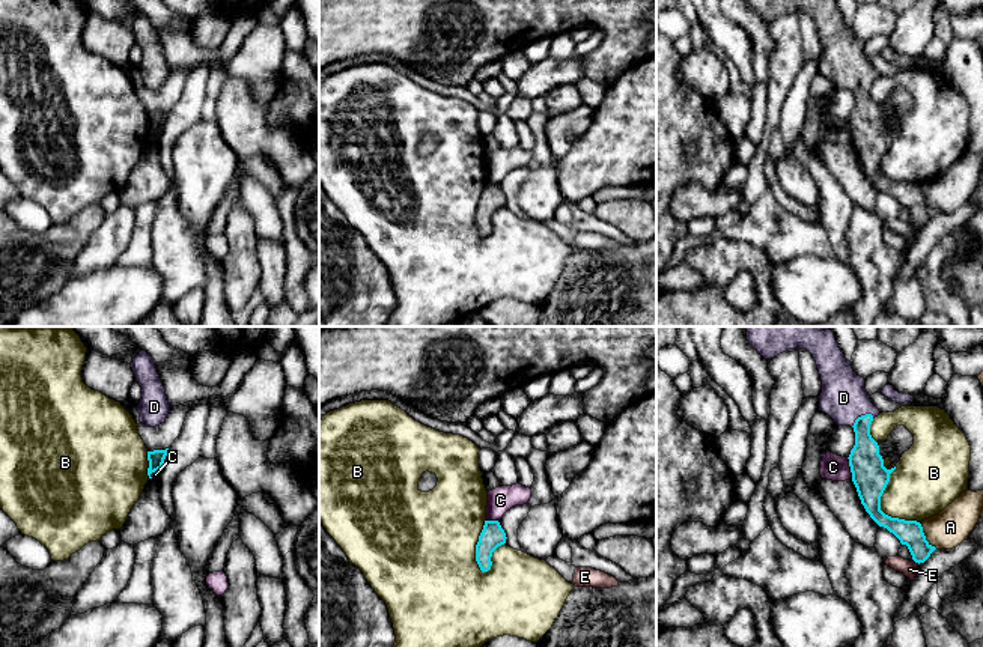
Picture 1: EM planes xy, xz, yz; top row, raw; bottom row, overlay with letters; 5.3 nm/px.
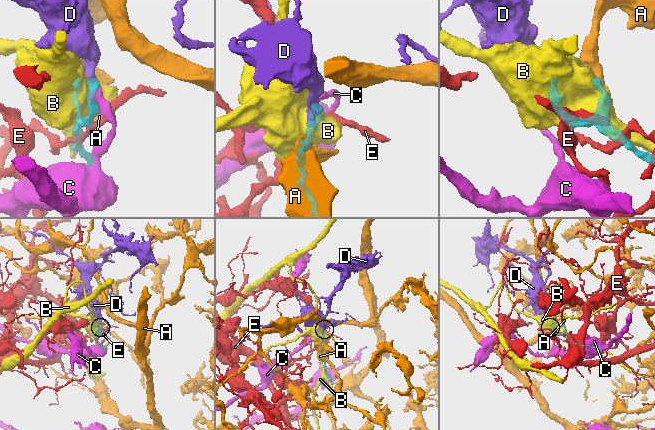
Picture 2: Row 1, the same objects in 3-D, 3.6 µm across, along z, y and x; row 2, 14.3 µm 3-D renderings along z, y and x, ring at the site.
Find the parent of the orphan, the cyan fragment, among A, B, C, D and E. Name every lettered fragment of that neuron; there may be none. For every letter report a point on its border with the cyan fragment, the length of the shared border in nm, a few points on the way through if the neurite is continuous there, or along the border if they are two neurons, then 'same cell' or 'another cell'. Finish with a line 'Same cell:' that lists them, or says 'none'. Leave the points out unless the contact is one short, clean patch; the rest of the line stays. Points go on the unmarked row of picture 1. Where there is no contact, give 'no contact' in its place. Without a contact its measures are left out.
A: meets cyan in yz at (925, 199); contact 170 nm long; another cell
B: meets cyan in yz at (879, 166); contact 400 nm long; another cell
C: meets cyan in yz at (851, 131); contact 120 nm long; border along yz (846, 121), (852, 140); another cell
D: meets cyan in yz at (861, 78); contact 140 nm long; runs through yz (866, 125), (861, 78), (843, 60); same cell
E: meets cyan in yz at (916, 224); contact 50 nm long; border along yz (913, 221), (919, 226); another cell
Same cell: D

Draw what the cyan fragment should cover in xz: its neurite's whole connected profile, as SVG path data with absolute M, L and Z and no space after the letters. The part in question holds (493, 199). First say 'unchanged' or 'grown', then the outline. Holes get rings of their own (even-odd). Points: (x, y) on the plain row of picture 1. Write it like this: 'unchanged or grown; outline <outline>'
unchanged; outline M485 184L483 193L476 208L476 224L482 235L488 235L492 229L492 215L506 206L506 196L498 184Z

